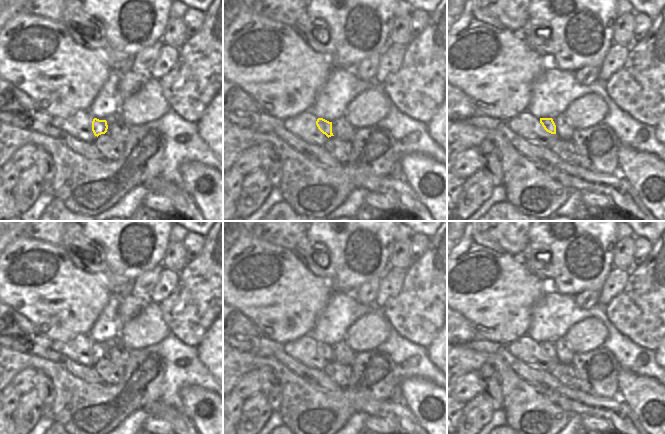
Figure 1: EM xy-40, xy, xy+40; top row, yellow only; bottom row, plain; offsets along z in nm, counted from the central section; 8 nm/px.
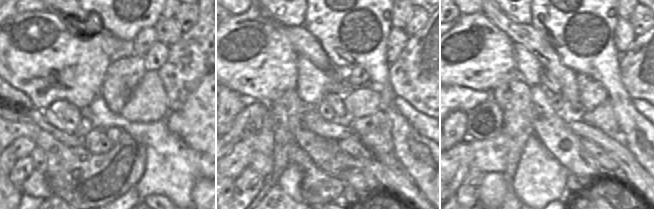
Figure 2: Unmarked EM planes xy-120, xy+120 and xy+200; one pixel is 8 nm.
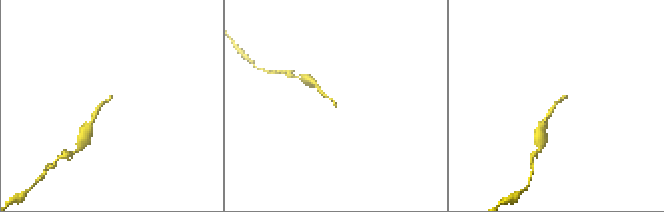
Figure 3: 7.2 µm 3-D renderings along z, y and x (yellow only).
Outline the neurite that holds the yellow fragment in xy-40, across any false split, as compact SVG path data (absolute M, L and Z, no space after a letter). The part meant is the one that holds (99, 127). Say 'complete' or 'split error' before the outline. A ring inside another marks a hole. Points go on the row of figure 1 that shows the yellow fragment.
split error; M94 118L92 121L92 131L97 137L101 134L105 134L106 132L110 136L128 137L130 135L130 128L122 121L121 118L115 118L109 122Z

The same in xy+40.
split error; M566 112L559 114L553 119L540 118L540 123L547 132L557 134L561 140L564 140L567 136L572 137L576 130L566 115Z

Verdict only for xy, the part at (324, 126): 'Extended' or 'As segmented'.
Extended.

